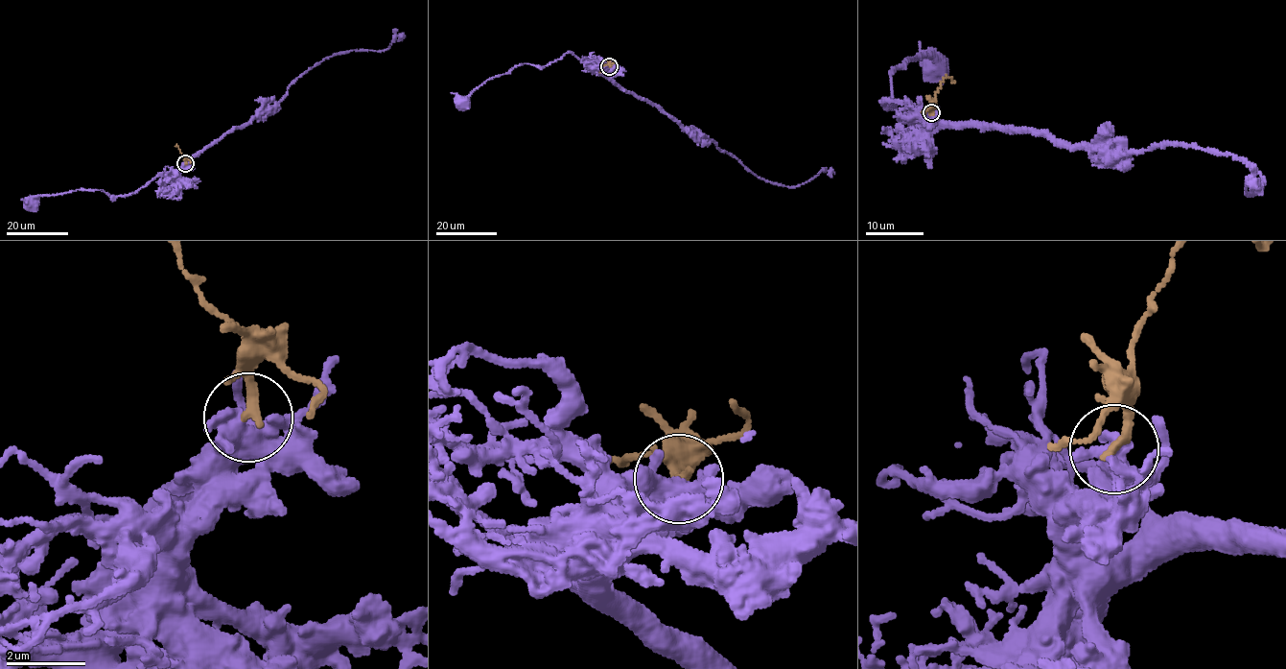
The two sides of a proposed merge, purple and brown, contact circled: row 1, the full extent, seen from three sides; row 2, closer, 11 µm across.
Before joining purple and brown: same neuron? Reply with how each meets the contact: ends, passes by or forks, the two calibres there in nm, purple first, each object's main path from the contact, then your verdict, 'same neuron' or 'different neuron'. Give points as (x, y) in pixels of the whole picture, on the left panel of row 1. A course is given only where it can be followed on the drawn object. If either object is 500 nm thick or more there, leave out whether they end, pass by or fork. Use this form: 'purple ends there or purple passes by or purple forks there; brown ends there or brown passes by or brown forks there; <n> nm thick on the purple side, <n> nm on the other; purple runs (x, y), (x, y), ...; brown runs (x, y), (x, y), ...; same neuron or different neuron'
purple forks there; brown ends there; 400 nm thick on the purple side, 260 nm on the other; purple runs (184, 163), (181, 170), (158, 175), (135, 192), (119, 196), (96, 190), (46, 194), (37, 197), (30, 205); brown runs (185, 163), (176, 144), (175, 146); different neuron

